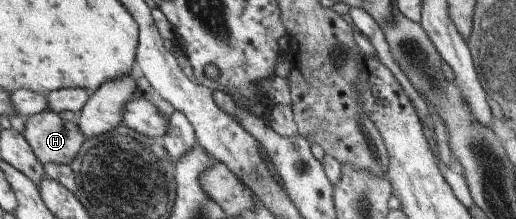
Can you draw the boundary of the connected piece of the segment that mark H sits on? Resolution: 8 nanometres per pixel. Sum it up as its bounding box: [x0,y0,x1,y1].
[22,110,85,166]

